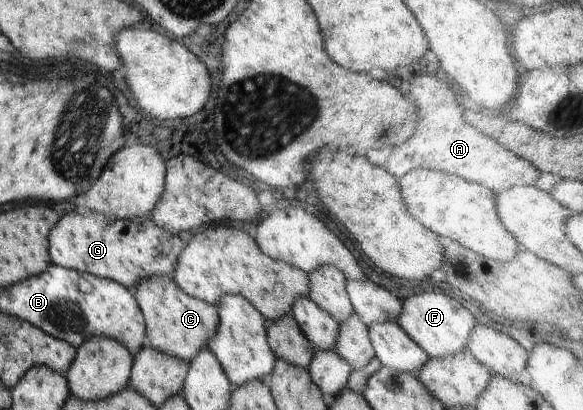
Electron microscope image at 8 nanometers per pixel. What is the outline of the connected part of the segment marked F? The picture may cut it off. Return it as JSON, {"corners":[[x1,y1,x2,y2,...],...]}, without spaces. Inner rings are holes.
{"corners":[[421,288,418,294,411,295,402,304,403,311,399,313,397,321,429,358,447,357,465,349,467,339,475,327,475,317,455,297,445,292,435,292,432,288]]}

